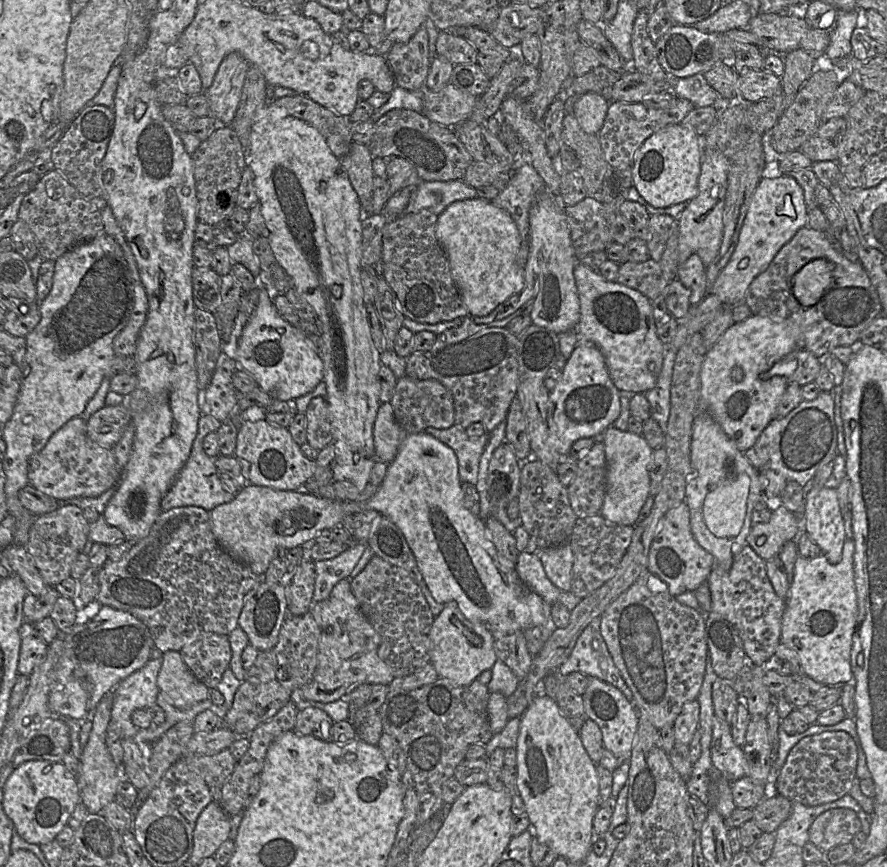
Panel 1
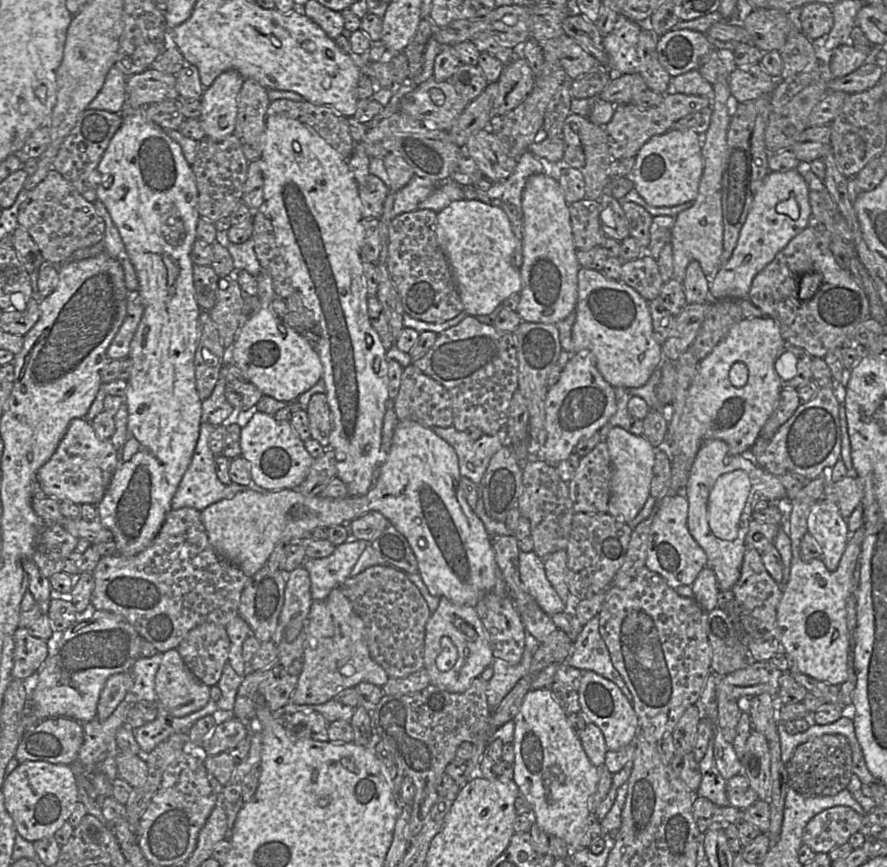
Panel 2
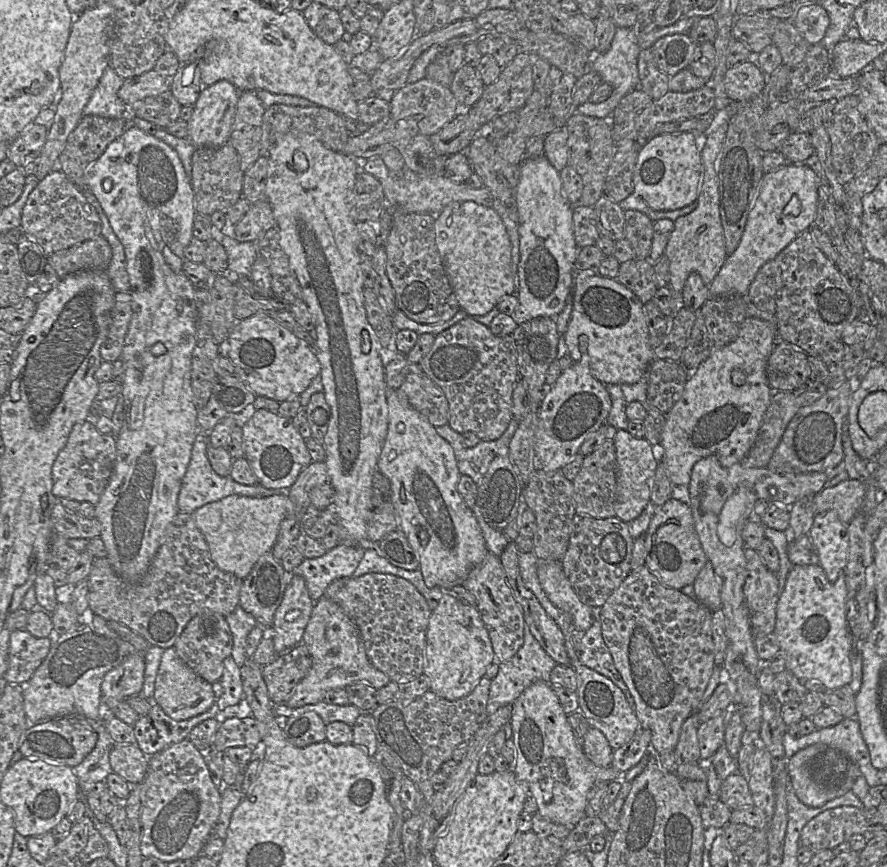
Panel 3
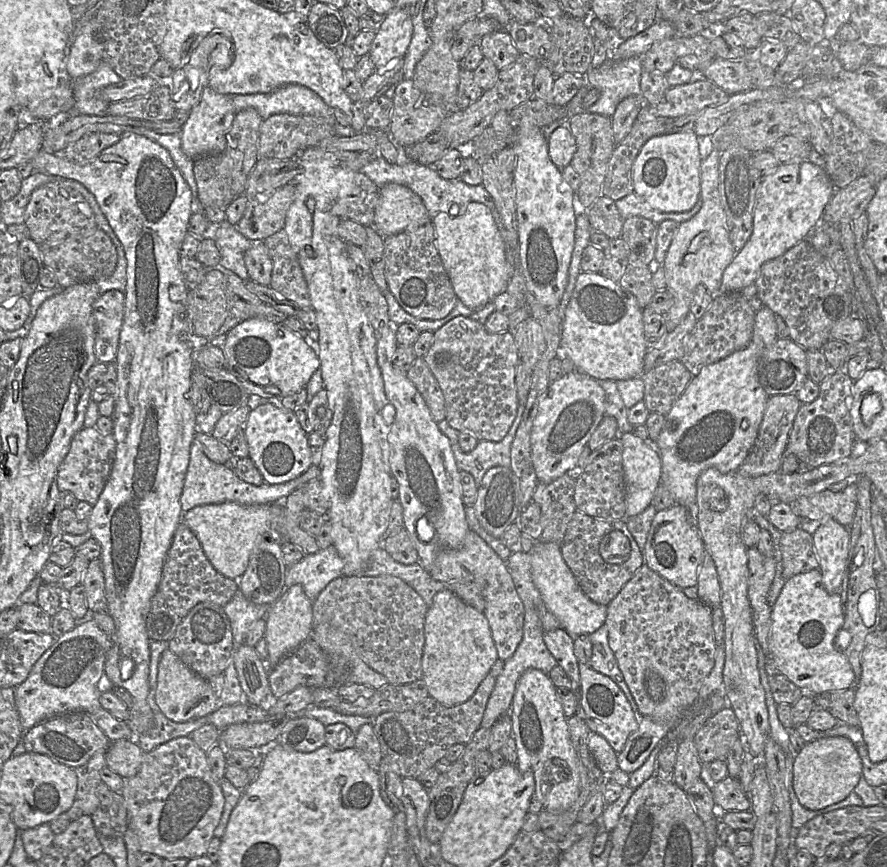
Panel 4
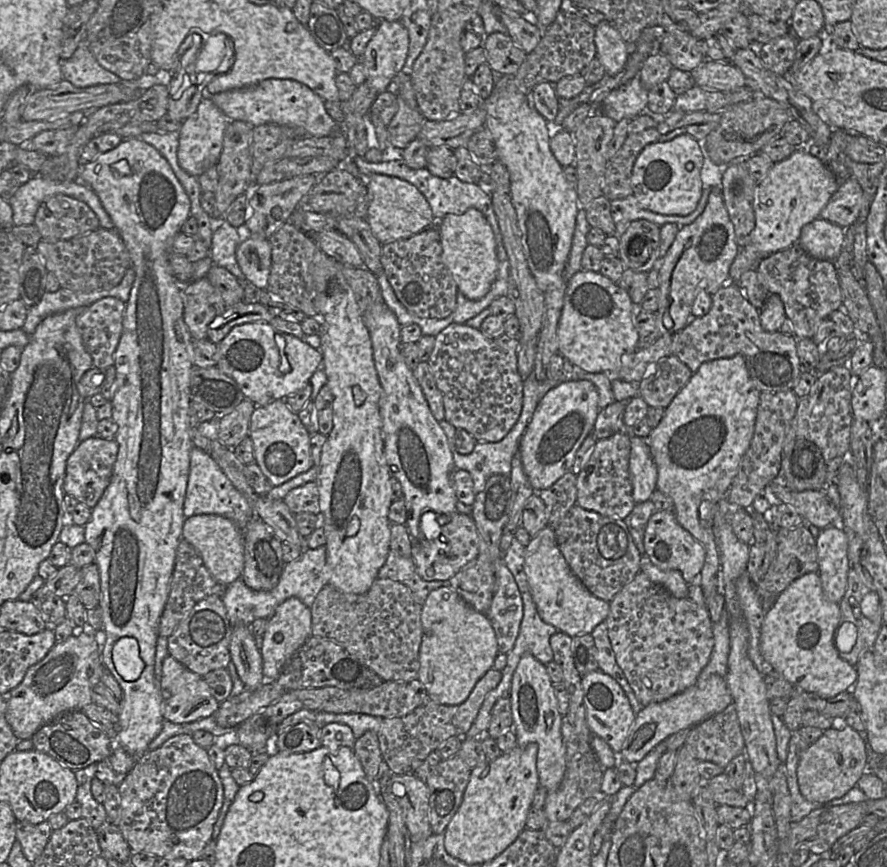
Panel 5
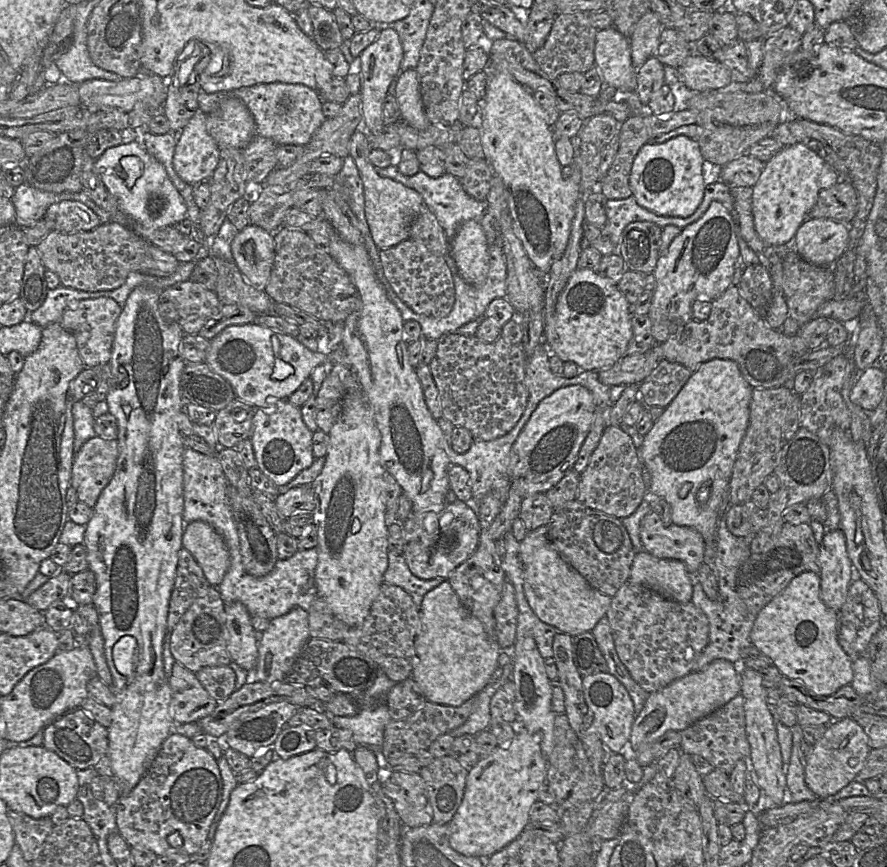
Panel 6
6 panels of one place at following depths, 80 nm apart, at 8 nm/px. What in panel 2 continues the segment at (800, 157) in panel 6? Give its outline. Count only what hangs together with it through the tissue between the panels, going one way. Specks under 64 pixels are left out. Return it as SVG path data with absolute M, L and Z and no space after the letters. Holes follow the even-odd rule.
M797 169L769 172L754 196L732 256L715 277L709 279L711 300L747 298L754 277L773 261L791 239L808 227L811 216L808 184Z

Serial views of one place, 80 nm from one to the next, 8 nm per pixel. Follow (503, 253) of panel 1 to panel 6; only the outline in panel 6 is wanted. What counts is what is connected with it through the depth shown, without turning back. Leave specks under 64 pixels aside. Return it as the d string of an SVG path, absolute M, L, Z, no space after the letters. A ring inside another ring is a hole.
M468 220L459 226L449 241L449 255L467 283L475 287L483 285L489 271L489 253L486 235L478 222Z

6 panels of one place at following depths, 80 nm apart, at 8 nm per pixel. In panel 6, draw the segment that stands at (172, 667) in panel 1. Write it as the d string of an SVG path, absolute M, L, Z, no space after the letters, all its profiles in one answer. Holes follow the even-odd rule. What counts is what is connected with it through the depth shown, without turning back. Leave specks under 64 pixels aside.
M175 661L171 676L170 711L176 724L197 722L211 714L218 702L202 686L196 674Z

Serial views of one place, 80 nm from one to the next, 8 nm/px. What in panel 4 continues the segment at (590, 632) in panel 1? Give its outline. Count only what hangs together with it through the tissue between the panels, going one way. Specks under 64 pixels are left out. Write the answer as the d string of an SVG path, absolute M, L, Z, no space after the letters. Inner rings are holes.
M602 625L599 629L589 635L592 643L592 656L588 665L595 671L610 677L623 691L633 712L636 716L640 716L637 704L624 680L615 656L608 644L608 630L606 625Z

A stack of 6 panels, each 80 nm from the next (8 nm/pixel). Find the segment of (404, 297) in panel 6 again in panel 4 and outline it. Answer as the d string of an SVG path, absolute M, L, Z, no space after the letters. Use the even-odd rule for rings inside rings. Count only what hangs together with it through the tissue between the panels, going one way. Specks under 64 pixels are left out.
M432 221L415 230L384 238L385 276L388 289L399 305L410 315L423 320L440 320L454 309L456 296L436 247Z

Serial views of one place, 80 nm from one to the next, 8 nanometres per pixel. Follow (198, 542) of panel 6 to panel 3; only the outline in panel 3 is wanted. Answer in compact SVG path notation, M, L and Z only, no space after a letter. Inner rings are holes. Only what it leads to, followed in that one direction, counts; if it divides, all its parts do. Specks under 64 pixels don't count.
M287 493L261 498L232 495L198 508L193 517L217 567L244 580L258 559L272 551L280 524L291 512Z

